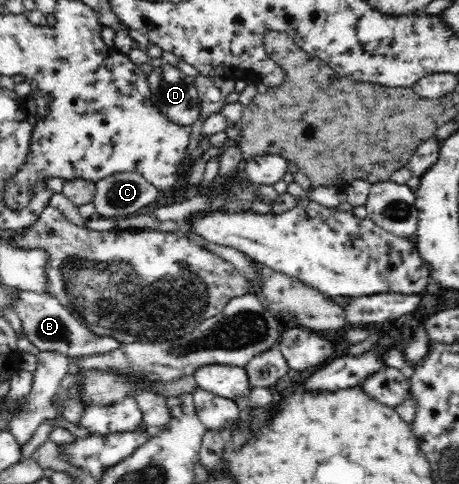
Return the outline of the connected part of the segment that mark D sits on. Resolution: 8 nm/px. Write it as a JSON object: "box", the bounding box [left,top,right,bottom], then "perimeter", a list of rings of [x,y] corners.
{"box":[148,67,202,127],"perimeter":[[[155,67],[148,76],[151,101],[176,125],[189,127],[200,119],[202,103],[196,82],[177,67]]]}

